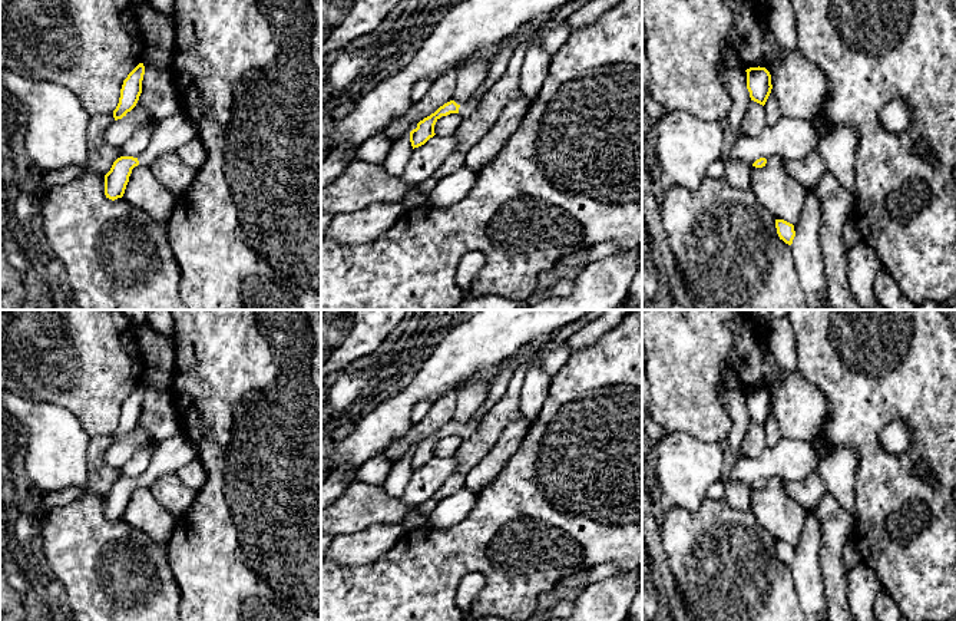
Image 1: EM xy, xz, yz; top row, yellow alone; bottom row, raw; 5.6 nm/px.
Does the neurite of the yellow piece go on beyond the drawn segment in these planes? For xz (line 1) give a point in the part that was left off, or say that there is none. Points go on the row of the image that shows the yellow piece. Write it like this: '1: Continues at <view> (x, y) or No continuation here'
1: Continues at xz (467, 108)

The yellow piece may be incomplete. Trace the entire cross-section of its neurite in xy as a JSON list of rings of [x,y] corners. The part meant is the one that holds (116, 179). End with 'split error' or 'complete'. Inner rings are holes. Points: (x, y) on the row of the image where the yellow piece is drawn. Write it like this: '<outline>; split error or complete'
[[[181,112],[156,120],[150,142],[145,152],[138,158],[118,158],[110,171],[105,175],[106,198],[115,201],[123,196],[132,169],[139,163],[150,165],[158,156],[168,152],[176,152],[182,145],[195,142],[198,138],[199,132],[195,123]]]; split error

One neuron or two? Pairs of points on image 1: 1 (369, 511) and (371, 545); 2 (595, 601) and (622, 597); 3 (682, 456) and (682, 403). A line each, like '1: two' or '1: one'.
1: two
2: one
3: two

